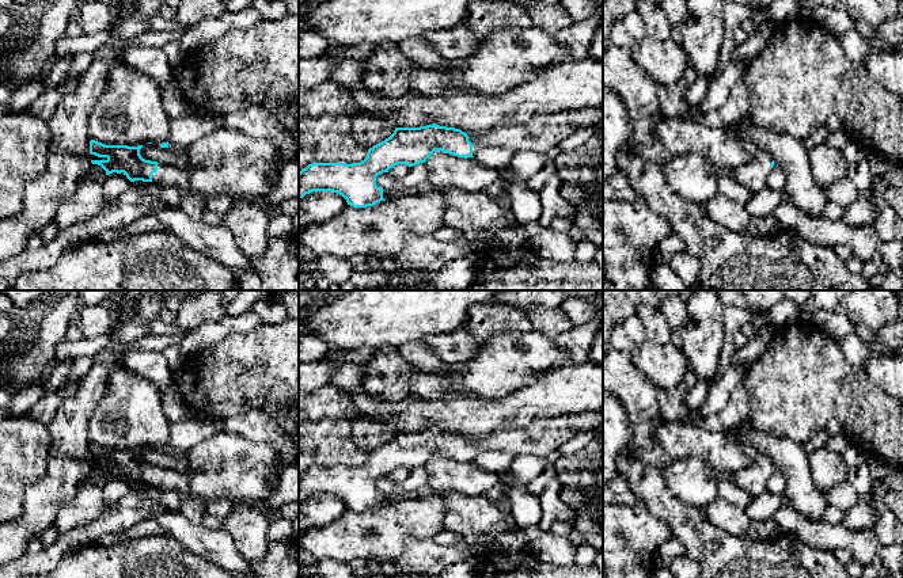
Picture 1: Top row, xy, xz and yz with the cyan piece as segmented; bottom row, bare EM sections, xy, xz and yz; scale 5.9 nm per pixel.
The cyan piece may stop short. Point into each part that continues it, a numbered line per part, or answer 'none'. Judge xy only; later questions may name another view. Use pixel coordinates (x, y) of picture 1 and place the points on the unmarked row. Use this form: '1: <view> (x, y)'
1: xy (227, 466)

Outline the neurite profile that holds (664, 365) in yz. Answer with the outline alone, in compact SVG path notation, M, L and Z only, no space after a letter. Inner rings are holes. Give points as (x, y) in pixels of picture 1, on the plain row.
M645 341L633 361L641 374L659 389L674 389L682 385L688 360L672 342L660 345Z

